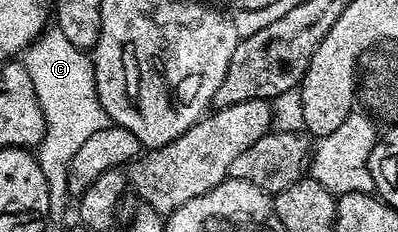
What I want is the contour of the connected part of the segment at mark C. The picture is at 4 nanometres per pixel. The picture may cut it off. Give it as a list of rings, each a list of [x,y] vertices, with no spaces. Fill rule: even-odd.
[[[46,30],[23,52],[23,62],[29,71],[31,85],[35,85],[35,97],[45,118],[45,136],[35,154],[41,163],[43,177],[47,177],[50,208],[57,209],[67,202],[67,177],[72,158],[91,133],[106,127],[105,110],[95,89],[90,52],[71,45],[61,31]]]

